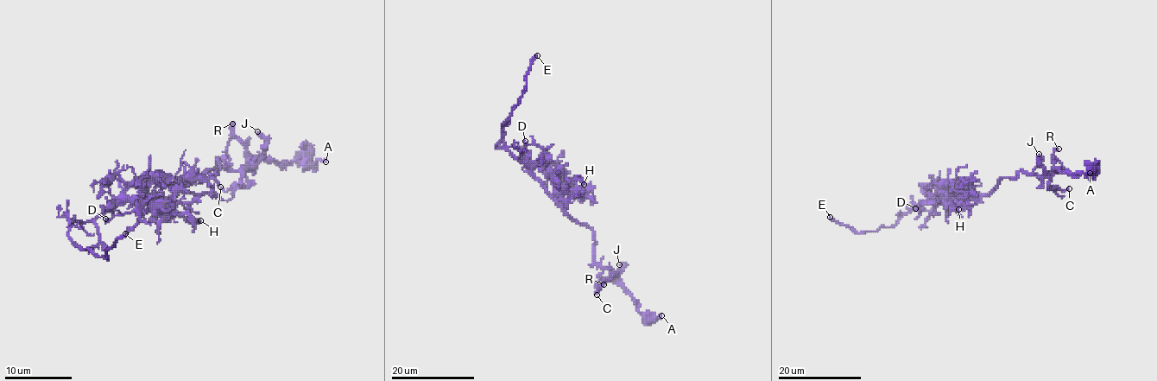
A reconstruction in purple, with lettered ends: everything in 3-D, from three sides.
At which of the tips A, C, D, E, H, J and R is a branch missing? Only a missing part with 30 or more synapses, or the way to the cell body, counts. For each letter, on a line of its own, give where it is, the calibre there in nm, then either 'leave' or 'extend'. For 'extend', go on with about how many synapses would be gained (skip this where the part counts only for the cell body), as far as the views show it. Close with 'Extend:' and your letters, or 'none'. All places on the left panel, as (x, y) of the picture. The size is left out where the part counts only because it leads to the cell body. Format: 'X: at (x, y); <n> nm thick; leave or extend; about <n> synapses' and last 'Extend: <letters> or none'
A: at (325, 161); 420 nm thick; leave
C: at (220, 187); 190 nm thick; leave
D: at (105, 219); 360 nm thick; leave
E: at (125, 233); 320 nm thick; extend
H: at (200, 220); 220 nm thick; leave
J: at (257, 131); 280 nm thick; leave
R: at (232, 123); 380 nm thick; leave
Extend: E

